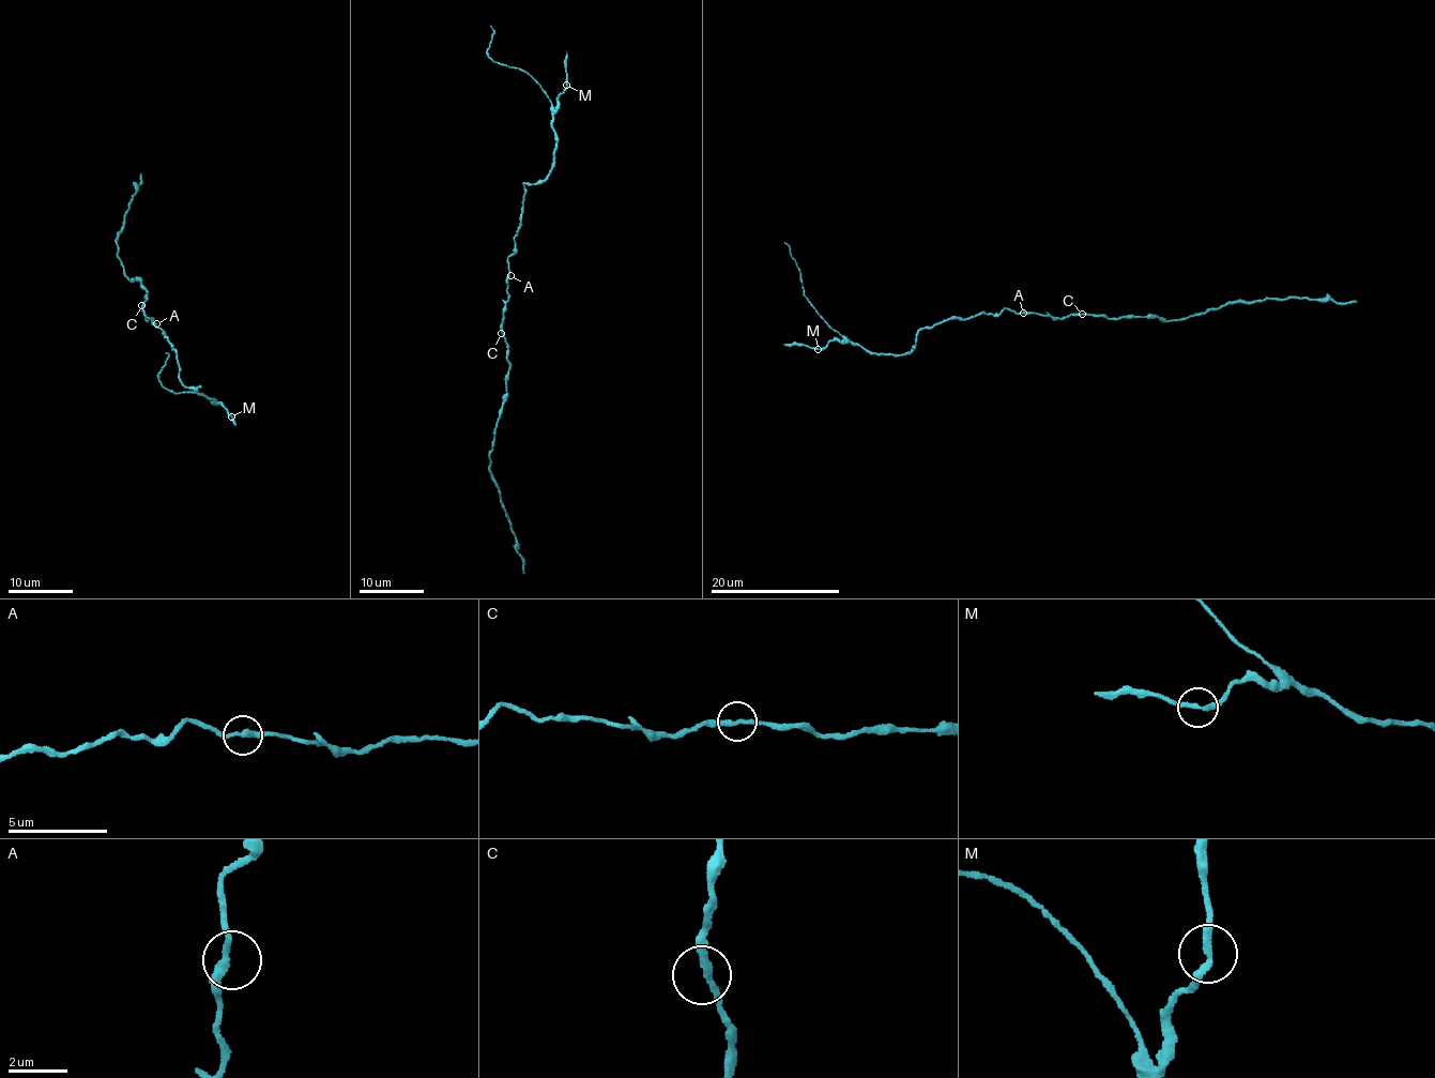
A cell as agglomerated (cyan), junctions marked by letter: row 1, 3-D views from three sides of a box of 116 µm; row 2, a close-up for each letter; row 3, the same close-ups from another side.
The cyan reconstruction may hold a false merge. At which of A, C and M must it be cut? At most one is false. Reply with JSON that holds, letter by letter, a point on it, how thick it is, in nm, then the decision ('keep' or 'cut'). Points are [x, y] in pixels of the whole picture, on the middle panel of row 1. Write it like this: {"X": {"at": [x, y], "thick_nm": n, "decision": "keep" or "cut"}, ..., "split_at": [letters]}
{"A": {"at": [510, 275], "thick_nm": 240, "decision": "keep"}, "C": {"at": [501, 333], "thick_nm": 240, "decision": "keep"}, "M": {"at": [566, 85], "thick_nm": 240, "decision": "keep"}, "split_at": []}

